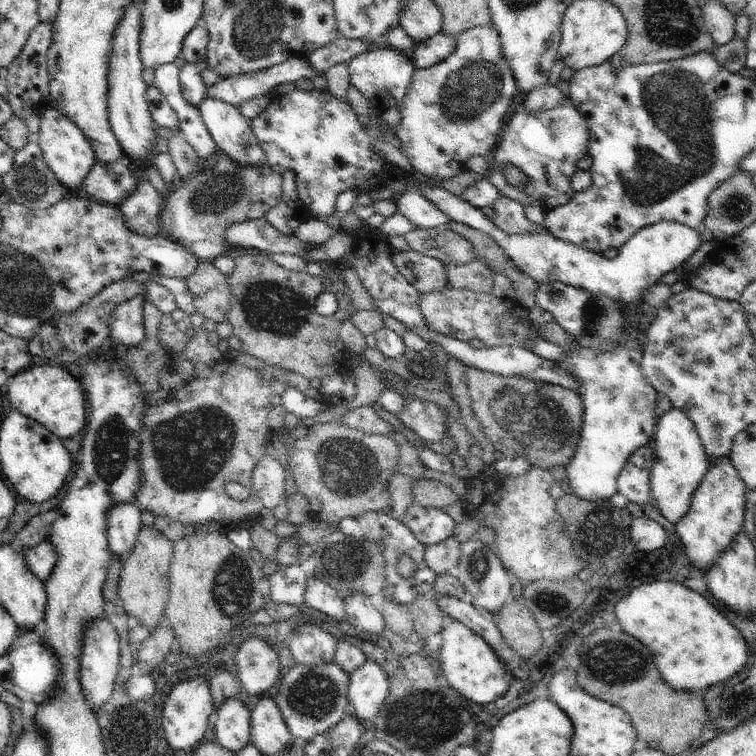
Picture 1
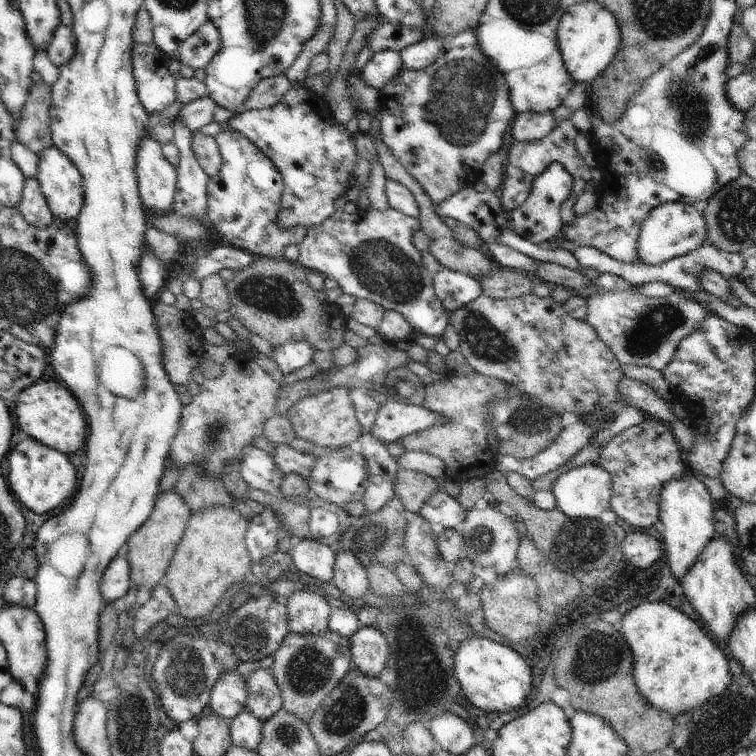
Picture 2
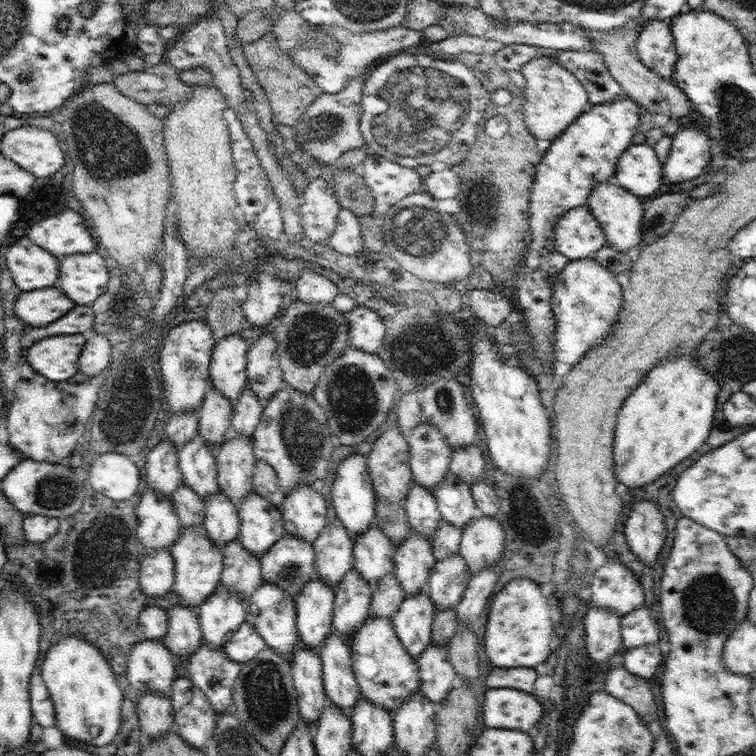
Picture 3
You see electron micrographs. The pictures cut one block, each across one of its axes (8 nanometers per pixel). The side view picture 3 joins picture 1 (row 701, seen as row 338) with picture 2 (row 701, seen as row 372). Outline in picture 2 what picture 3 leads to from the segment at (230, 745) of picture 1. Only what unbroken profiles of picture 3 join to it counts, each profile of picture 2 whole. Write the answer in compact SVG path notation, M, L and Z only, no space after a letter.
M234 669L222 672L211 692L209 705L212 712L233 720L245 709L246 701L247 680Z

